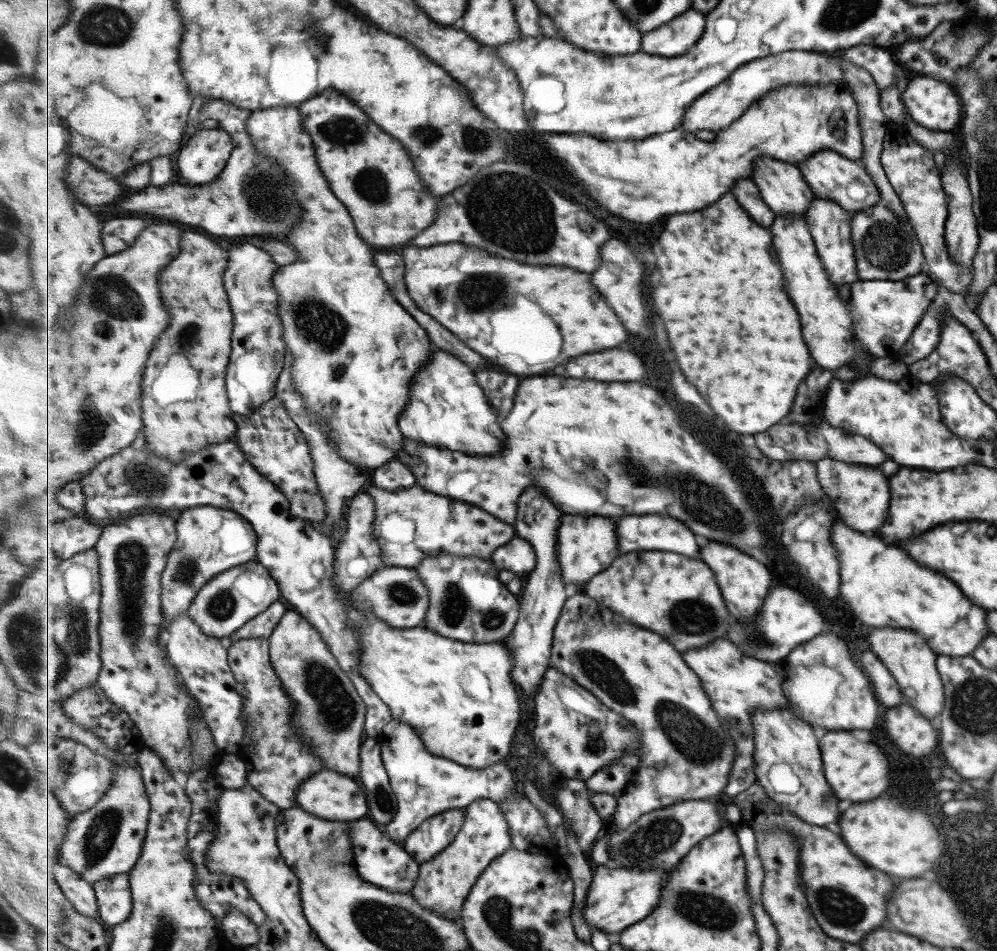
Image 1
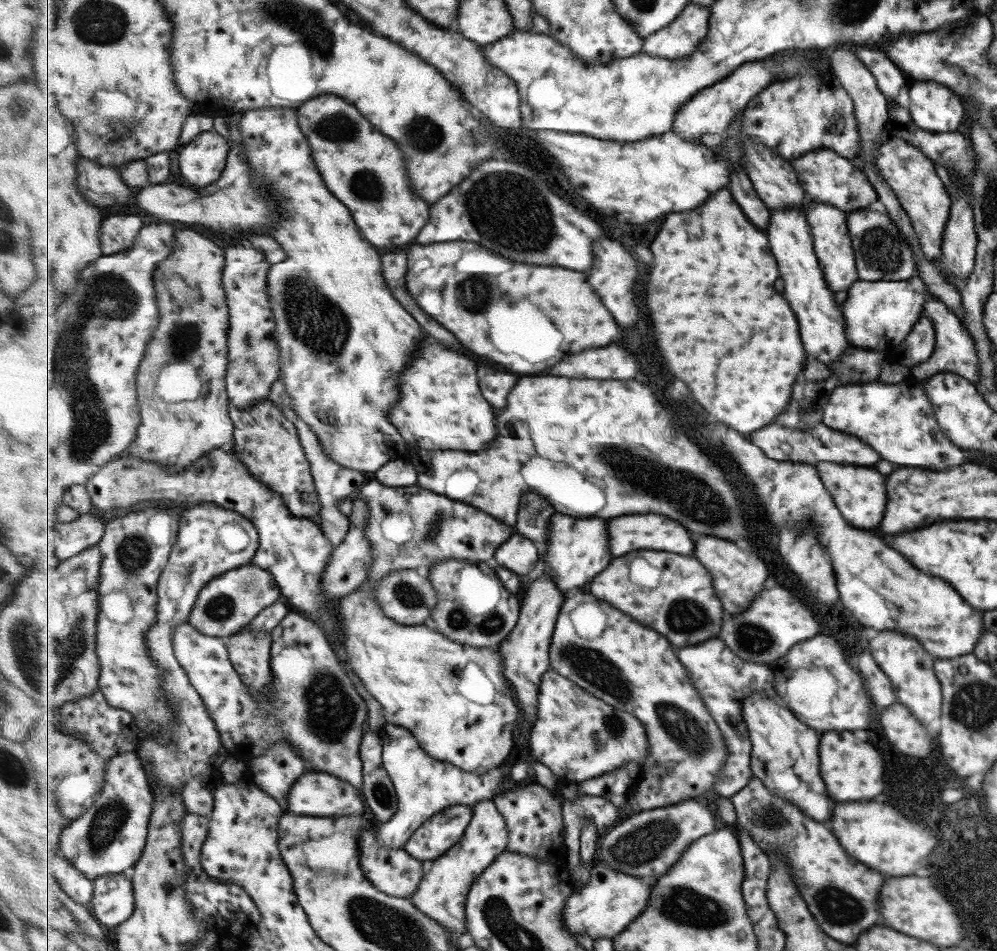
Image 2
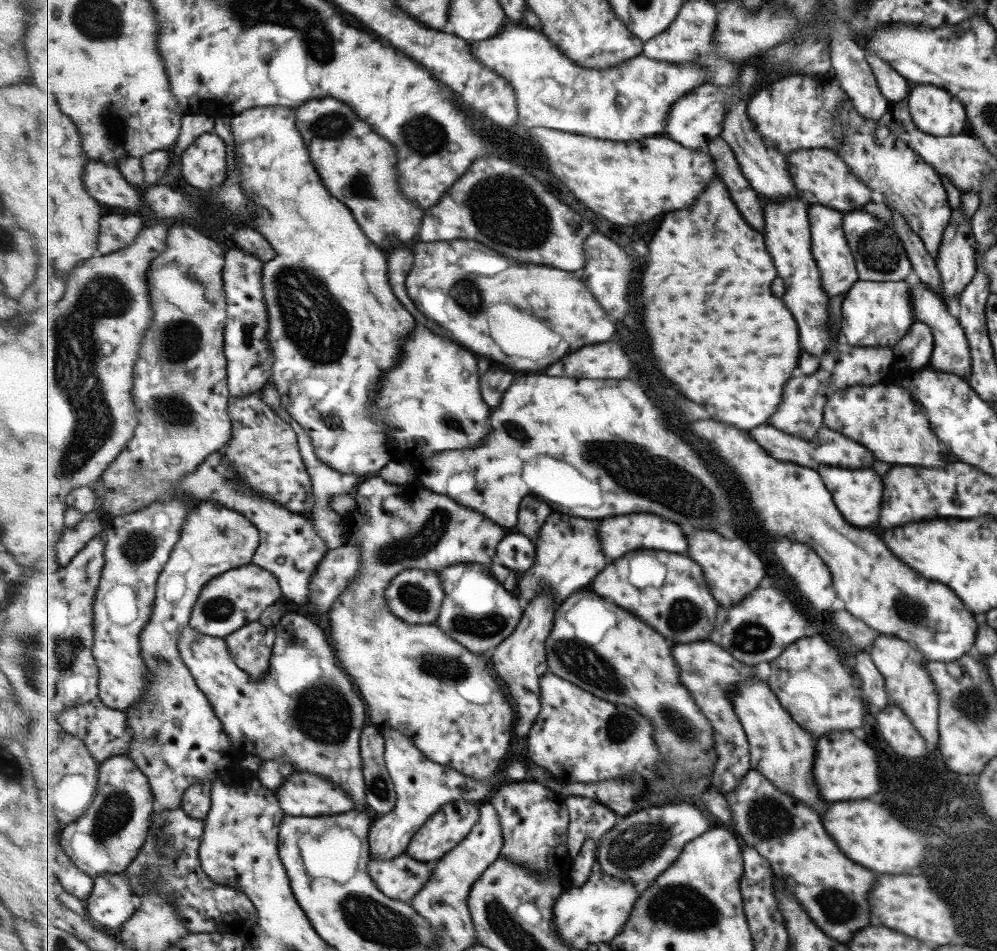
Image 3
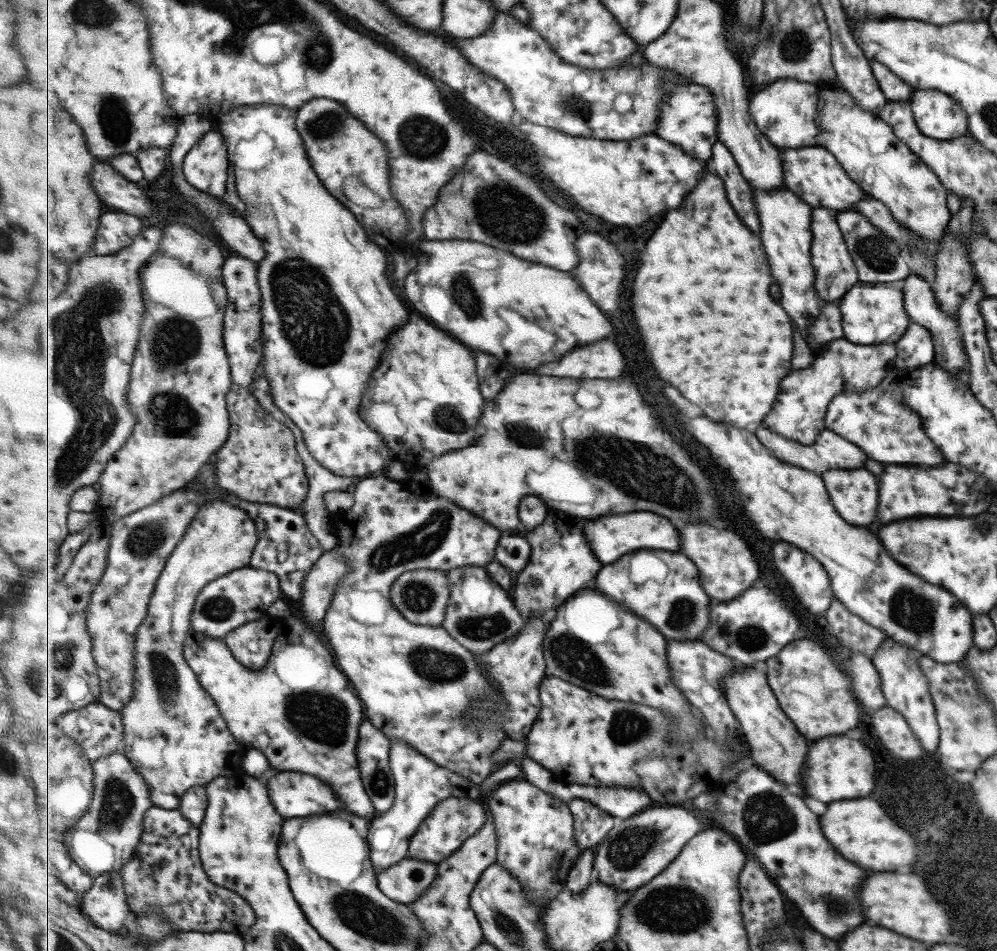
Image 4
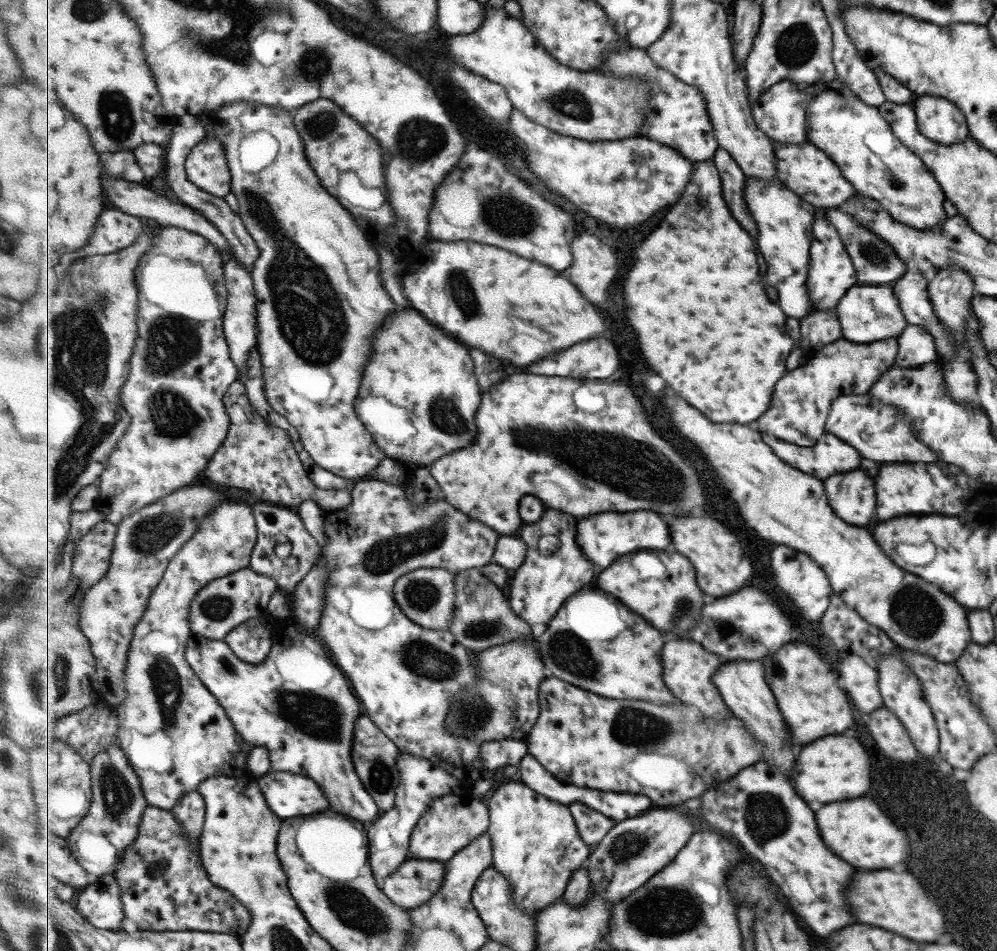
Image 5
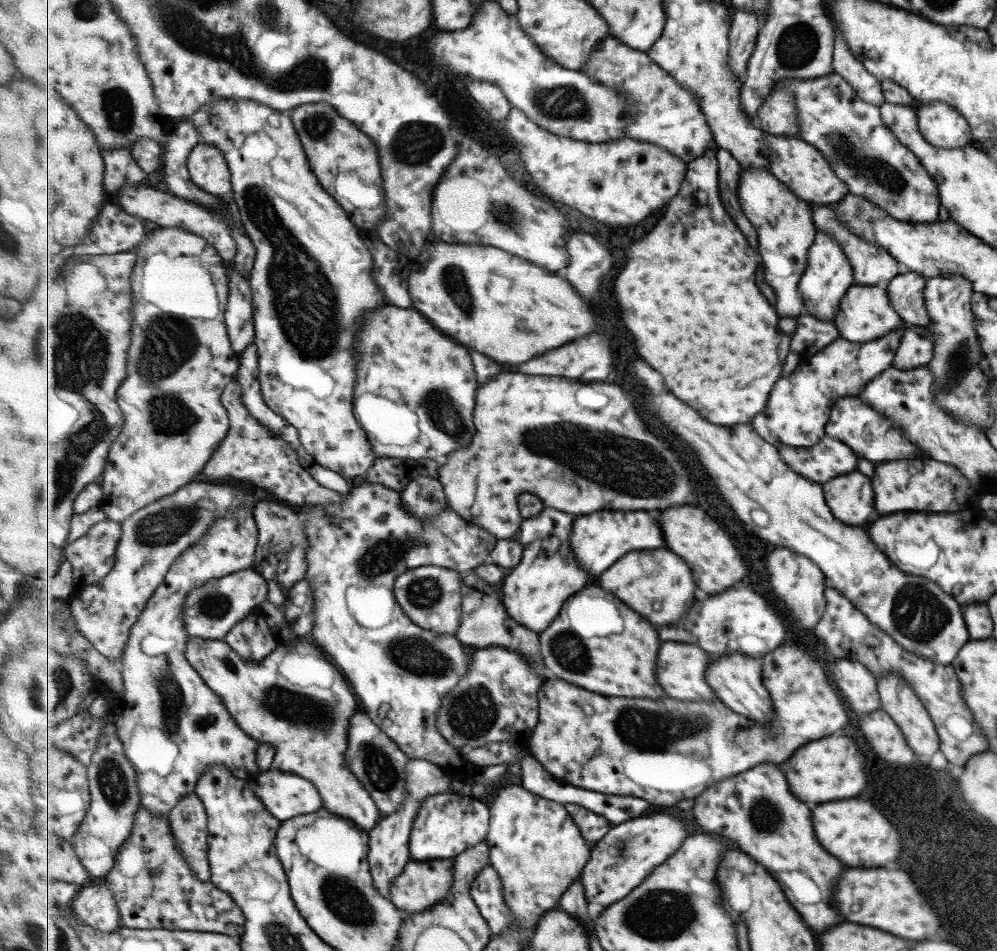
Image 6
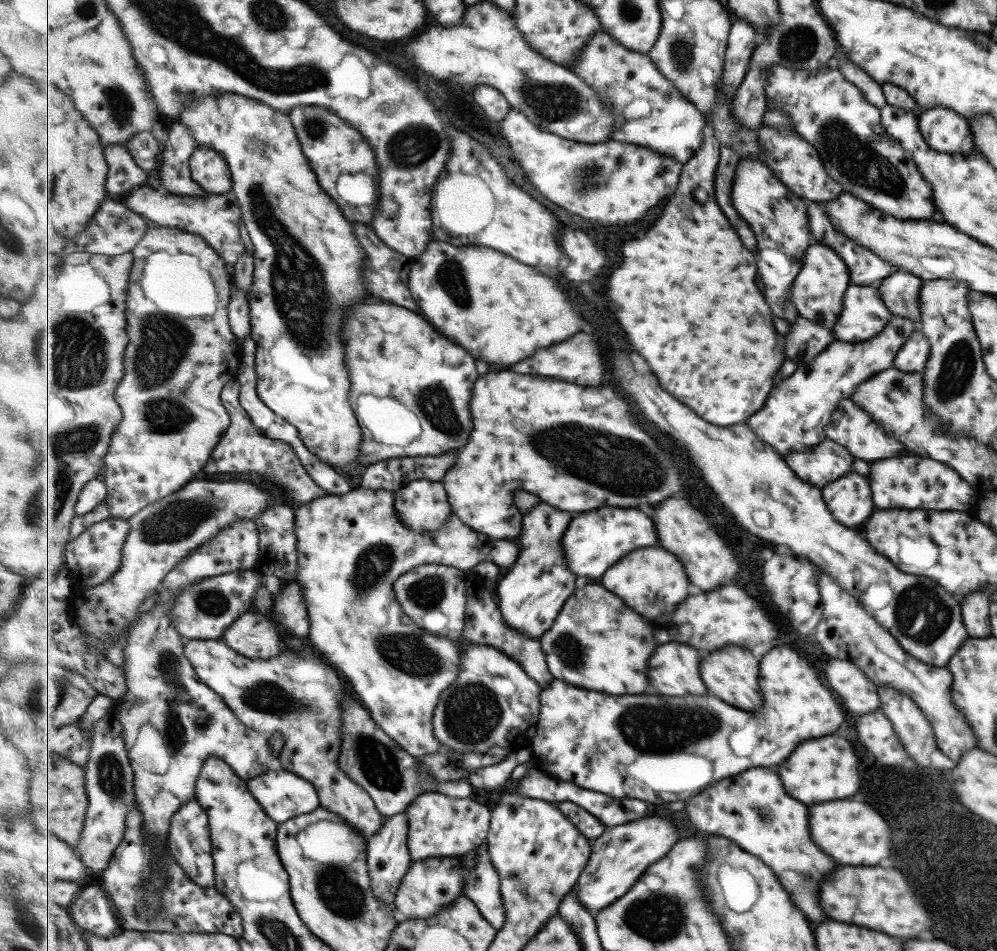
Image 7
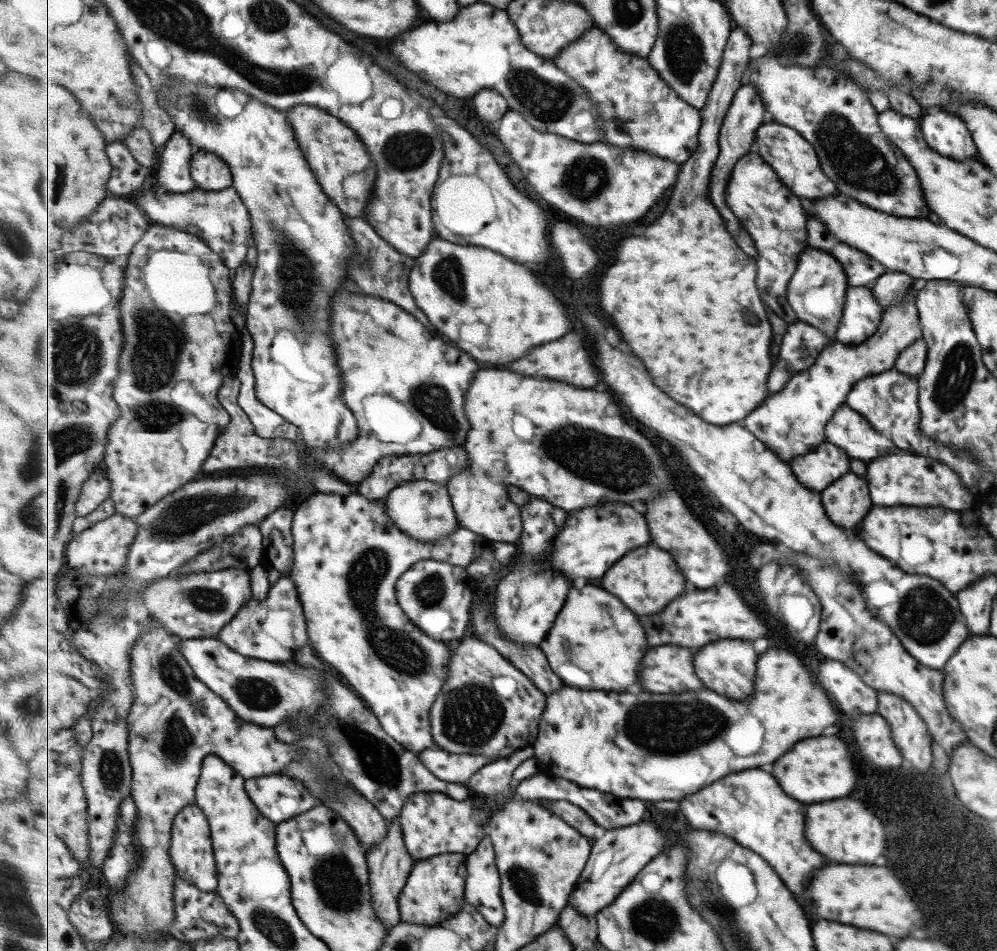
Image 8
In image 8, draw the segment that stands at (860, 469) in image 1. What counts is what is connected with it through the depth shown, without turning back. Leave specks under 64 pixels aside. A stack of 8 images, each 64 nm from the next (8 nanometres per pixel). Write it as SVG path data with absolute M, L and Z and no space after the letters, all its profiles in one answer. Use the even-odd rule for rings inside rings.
M845 474L845 478L839 478L837 482L833 482L833 486L829 486L829 490L821 490L819 492L821 498L825 498L825 506L829 506L825 510L825 514L829 516L829 521L837 522L837 526L845 526L845 528L853 528L855 524L859 524L863 520L863 516L869 512L871 502L867 496L867 484L865 480L857 478L855 474Z

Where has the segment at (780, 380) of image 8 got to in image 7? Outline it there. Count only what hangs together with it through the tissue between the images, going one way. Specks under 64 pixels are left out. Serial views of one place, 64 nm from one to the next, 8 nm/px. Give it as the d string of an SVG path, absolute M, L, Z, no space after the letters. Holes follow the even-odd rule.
M801 316L787 338L789 338L789 358L797 358L799 364L809 363L830 342L836 340L832 329Z

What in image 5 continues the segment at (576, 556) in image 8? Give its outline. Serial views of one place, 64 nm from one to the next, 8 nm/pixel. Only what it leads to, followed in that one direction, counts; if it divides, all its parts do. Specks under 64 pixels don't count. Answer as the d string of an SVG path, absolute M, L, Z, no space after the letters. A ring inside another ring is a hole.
M639 510L633 514L599 514L599 516L583 517L580 518L577 528L581 530L579 542L583 546L583 551L589 559L593 558L593 564L599 566L597 570L599 573L602 573L607 566L611 566L617 558L629 552L645 548L667 550L673 546L673 534L669 524L657 512L647 512L647 510Z

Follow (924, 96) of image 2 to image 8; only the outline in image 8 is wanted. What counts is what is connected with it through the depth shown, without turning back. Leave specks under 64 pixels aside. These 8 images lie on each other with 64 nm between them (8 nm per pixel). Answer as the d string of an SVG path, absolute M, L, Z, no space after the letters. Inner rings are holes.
M937 109L935 113L923 112L918 123L924 141L936 154L958 162L977 158L974 141L957 115Z

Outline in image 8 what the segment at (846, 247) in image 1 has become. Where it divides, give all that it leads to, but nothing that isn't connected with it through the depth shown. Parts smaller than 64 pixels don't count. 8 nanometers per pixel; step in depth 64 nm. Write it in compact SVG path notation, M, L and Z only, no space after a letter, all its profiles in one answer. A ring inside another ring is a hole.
M806 247L805 252L800 254L797 272L789 282L788 299L797 311L798 320L808 322L829 340L835 341L837 325L841 324L843 316L847 283L847 274L843 273L843 267L835 257L821 249Z

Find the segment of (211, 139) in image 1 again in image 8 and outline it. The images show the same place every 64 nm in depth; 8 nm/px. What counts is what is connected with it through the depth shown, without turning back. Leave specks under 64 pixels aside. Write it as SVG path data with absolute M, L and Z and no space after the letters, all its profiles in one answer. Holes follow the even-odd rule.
M205 149L197 150L193 155L192 177L203 191L227 190L232 188L234 183L231 167L220 155Z

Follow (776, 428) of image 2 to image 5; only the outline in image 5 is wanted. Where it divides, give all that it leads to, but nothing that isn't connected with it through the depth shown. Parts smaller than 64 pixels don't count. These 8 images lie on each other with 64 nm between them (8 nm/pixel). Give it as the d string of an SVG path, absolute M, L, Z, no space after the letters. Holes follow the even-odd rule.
M762 432L762 436L781 460L789 462L791 466L799 466L803 471L809 470L807 473L817 476L819 480L835 472L859 468L861 462L857 450L839 440L837 435L825 433L815 445L808 447L789 443L765 432Z

